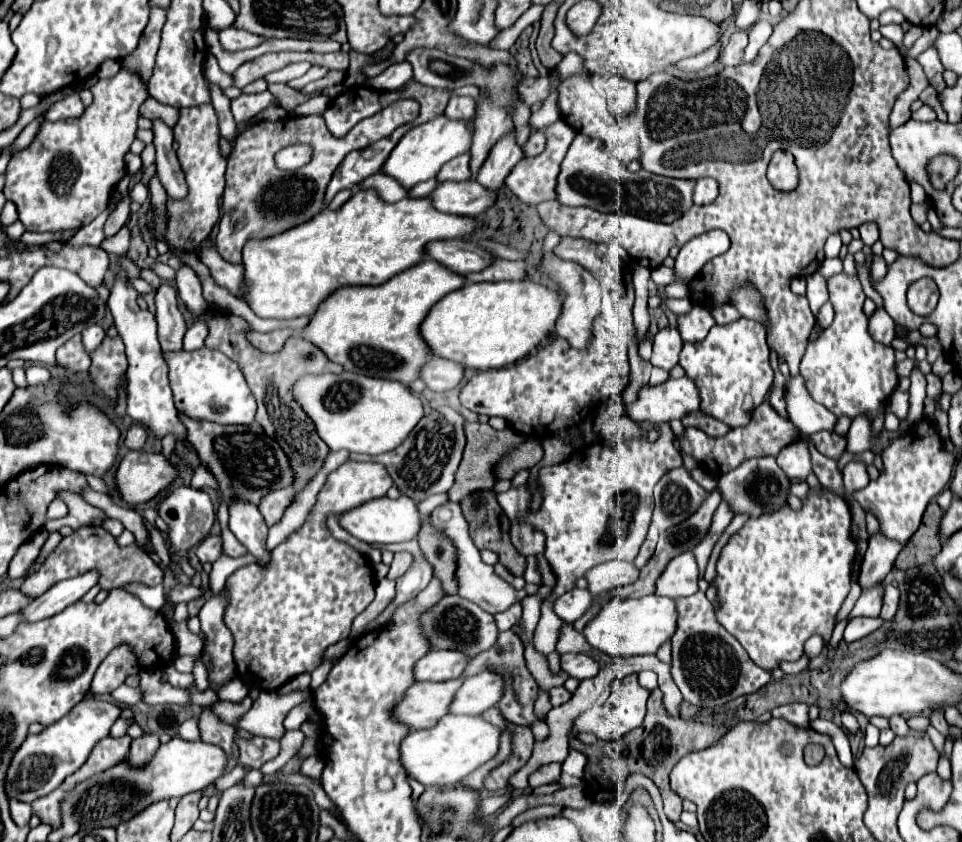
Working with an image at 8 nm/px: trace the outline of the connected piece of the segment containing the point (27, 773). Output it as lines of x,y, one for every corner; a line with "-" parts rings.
84,698
68,712
68,716
58,720
56,724
46,726
38,734
28,734
10,760
10,768
4,778
6,796
10,800
16,798
28,804
42,796
48,796
64,782
66,776
74,774
88,760
94,744
108,736
110,726
118,720
118,716
120,708
116,704
96,698

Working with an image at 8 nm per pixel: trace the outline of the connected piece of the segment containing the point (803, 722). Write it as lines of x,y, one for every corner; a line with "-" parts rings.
786,704
772,710
774,718
784,718
796,726
808,726
808,704

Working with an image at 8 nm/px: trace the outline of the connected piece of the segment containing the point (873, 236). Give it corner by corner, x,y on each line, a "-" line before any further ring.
866,222
866,224
862,224
860,228
860,238
862,238
862,242
864,244
868,244
868,246
872,246
876,240
878,240
878,226
874,226
872,222

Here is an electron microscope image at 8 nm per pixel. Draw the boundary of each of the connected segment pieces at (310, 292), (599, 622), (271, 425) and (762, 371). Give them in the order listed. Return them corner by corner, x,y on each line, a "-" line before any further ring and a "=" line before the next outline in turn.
354,192
338,210
322,210
312,220
280,232
270,238
250,240
242,250
244,294
240,296
260,318
298,318
310,316
324,296
340,286
376,286
398,272
422,260
422,244
442,238
460,238
472,234
476,222
472,218
438,212
428,198
404,198
396,204
382,204
374,192
=
642,596
642,598
612,598
600,612
584,626
582,636
586,642
610,656
626,658
638,654
656,654
664,640
676,630
676,608
674,600
664,596
=
228,314
212,316
208,320
208,328
210,328
210,332
204,340
204,346
224,352
230,360
234,360
240,366
240,370
242,370
242,374
244,374
244,378
246,378
246,382
248,382
248,386
250,386
250,390
258,402
256,424
262,426
266,436
270,436
272,440
276,440
280,444
280,448
288,456
290,468
294,472
292,486
266,494
258,506
266,524
274,526
276,522
280,522
286,508
304,490
304,486
322,470
324,460
330,452
330,448
326,448
326,442
320,436
316,436
314,426
310,424
310,418
302,412
302,408
298,408
298,404
294,404
294,400
290,400
290,384
294,384
294,380
298,380
304,374
342,372
344,368
330,362
322,350
314,348
314,344
306,344
306,340
300,340
300,336
292,336
286,342
286,348
278,354
258,352
246,340
246,328
250,328
250,326
246,324
246,320
242,320
238,316
228,316
=
748,318
714,326
702,342
684,344
680,366
686,370
686,376
698,384
702,412
718,418
730,428
746,426
750,422
752,410
764,402
774,378
770,350
766,346
766,330
760,322

